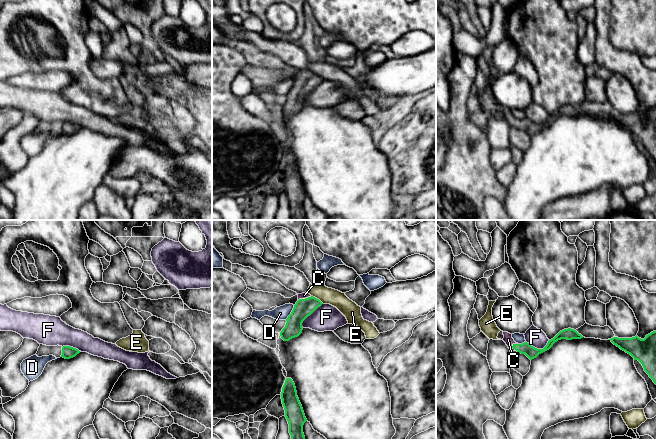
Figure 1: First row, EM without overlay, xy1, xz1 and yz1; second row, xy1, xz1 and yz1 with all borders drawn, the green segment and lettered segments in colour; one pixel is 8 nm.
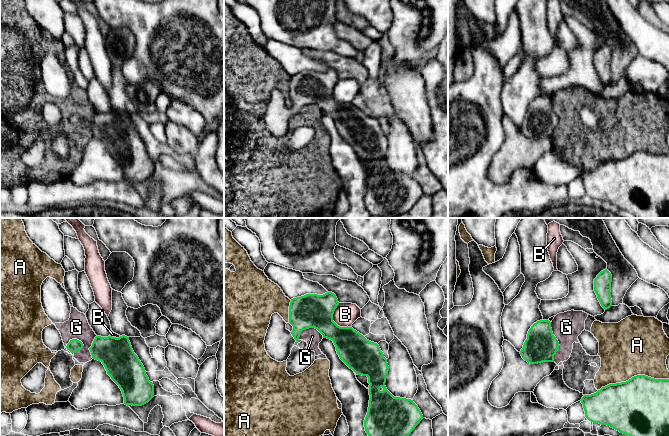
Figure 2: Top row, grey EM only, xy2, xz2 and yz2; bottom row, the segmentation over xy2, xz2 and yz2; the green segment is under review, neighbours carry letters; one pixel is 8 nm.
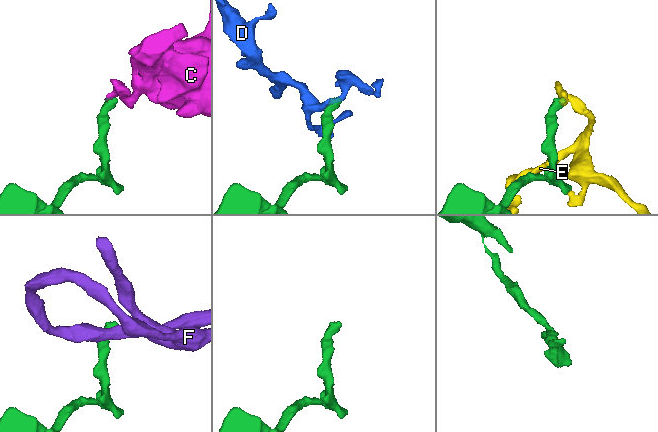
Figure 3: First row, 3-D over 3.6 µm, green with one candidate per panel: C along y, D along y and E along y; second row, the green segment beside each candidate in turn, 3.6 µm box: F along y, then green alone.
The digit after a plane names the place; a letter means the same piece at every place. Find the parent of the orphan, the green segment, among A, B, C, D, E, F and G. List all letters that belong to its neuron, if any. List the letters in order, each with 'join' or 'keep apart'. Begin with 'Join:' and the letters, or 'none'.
Join: C
A: keep apart
B: keep apart
C: join
D: keep apart
E: keep apart
F: keep apart
G: keep apart

